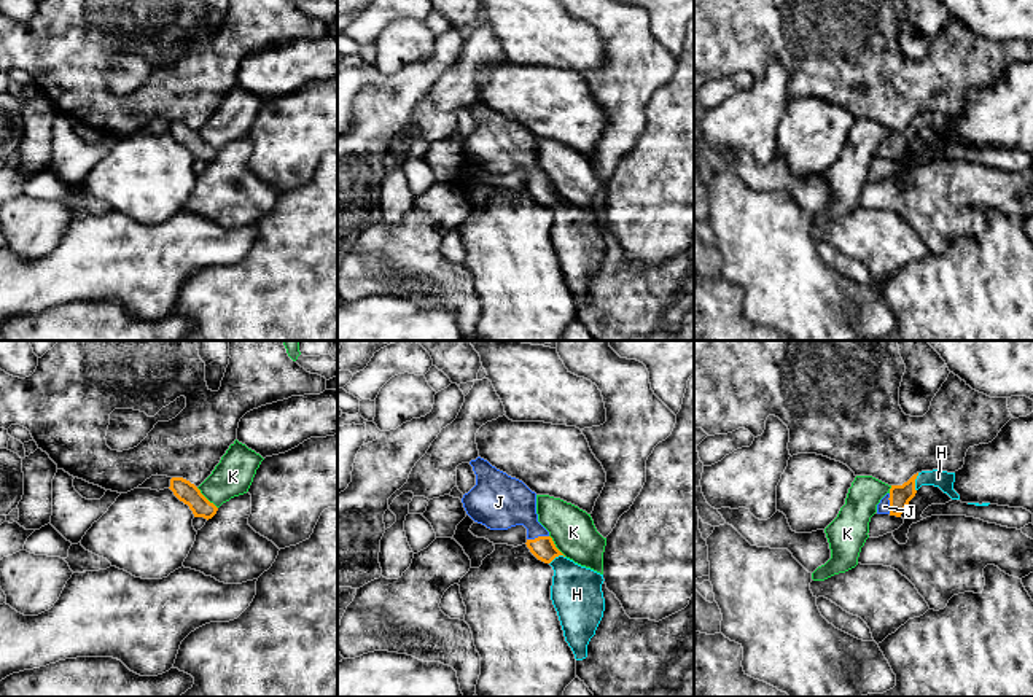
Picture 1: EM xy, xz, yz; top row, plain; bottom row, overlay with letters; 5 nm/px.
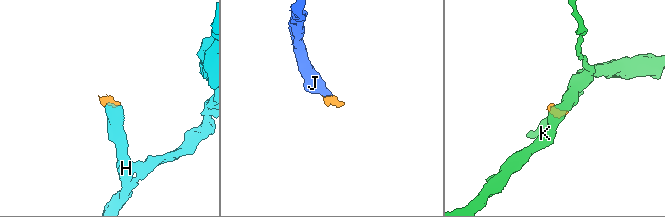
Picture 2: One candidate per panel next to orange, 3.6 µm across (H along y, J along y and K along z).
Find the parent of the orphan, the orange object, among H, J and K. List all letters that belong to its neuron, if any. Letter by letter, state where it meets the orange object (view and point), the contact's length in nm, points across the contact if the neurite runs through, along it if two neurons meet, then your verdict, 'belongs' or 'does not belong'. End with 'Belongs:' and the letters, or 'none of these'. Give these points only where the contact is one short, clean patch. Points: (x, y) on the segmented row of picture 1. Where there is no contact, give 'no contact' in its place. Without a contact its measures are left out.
H: contact yz (914, 482); length 100 nm; way yz (900, 495), (914, 482), (923, 478), (938, 478); belongs
J: contact xz (538, 537); length 110 nm; way xz (543, 548), (538, 537), (535, 529), (503, 502); belongs
K: contact xy (206, 498); length 160 nm; border xy (196, 487), (217, 508); does not belong
Belongs: H, J

